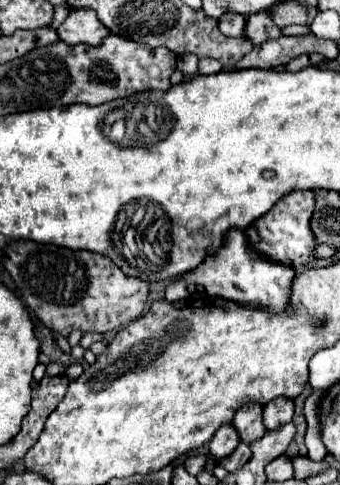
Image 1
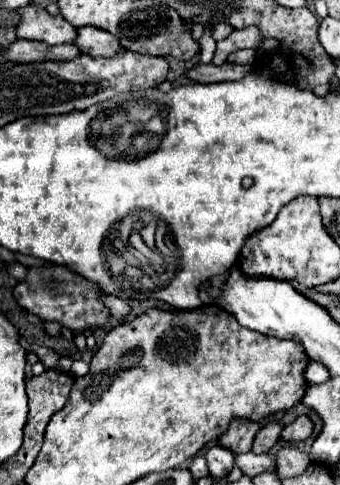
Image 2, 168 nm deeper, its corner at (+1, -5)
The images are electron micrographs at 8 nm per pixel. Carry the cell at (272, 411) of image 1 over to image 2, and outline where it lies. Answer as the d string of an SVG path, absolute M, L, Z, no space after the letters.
M277 422L267 424L265 428L261 428L261 430L257 432L257 436L255 436L255 440L253 440L253 452L255 452L255 454L269 452L269 450L275 446L275 442L279 440L279 436L281 436L281 426L279 426Z

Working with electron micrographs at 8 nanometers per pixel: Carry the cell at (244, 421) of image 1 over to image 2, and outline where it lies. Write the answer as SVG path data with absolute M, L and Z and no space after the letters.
M233 420L231 426L229 426L229 430L217 440L217 444L225 446L233 454L243 454L243 452L251 450L251 442L253 442L253 438L255 438L257 432L259 432L257 422Z

